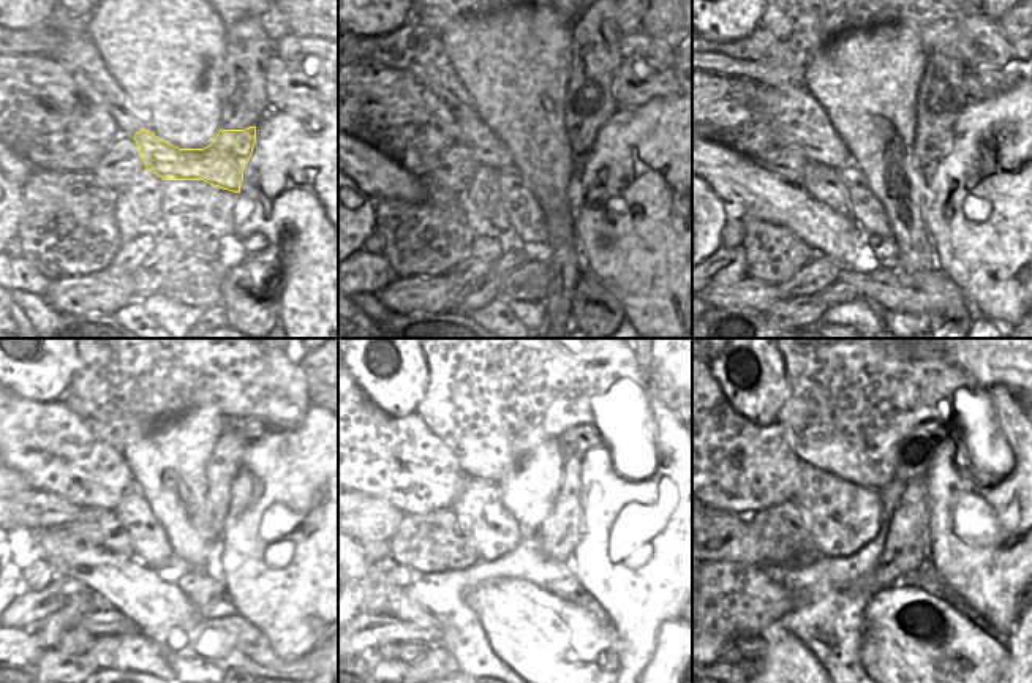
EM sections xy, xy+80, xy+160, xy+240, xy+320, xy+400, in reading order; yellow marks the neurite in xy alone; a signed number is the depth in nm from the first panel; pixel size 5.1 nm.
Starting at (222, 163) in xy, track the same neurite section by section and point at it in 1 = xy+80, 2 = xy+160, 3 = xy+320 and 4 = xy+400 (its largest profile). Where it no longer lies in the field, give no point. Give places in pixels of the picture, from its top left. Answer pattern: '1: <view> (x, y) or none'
1: xy+80 (489, 149)
2: xy+160 (797, 120)
3: xy+320 (384, 462)
4: xy+400 (724, 460)

